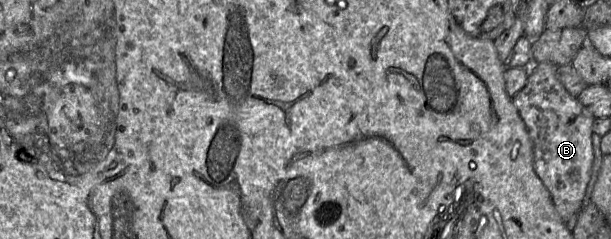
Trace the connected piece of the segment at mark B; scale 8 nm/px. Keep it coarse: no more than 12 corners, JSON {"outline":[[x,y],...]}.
{"outline":[[549,62],[512,99],[534,170],[568,221],[591,178],[595,117]]}

